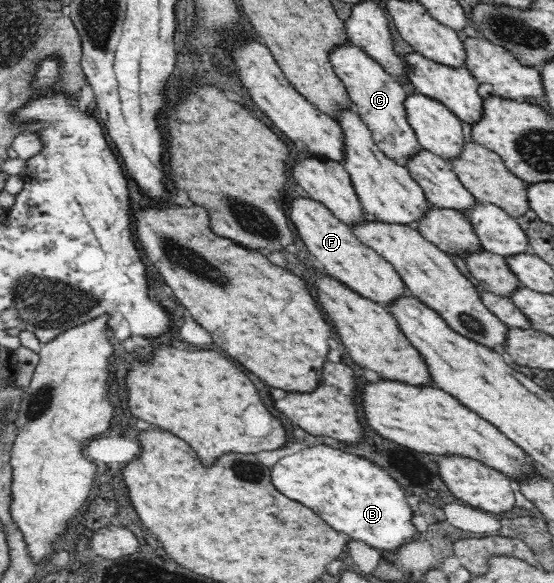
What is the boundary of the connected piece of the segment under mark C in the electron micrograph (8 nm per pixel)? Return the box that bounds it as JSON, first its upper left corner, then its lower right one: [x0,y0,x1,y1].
[329,40,422,166]

